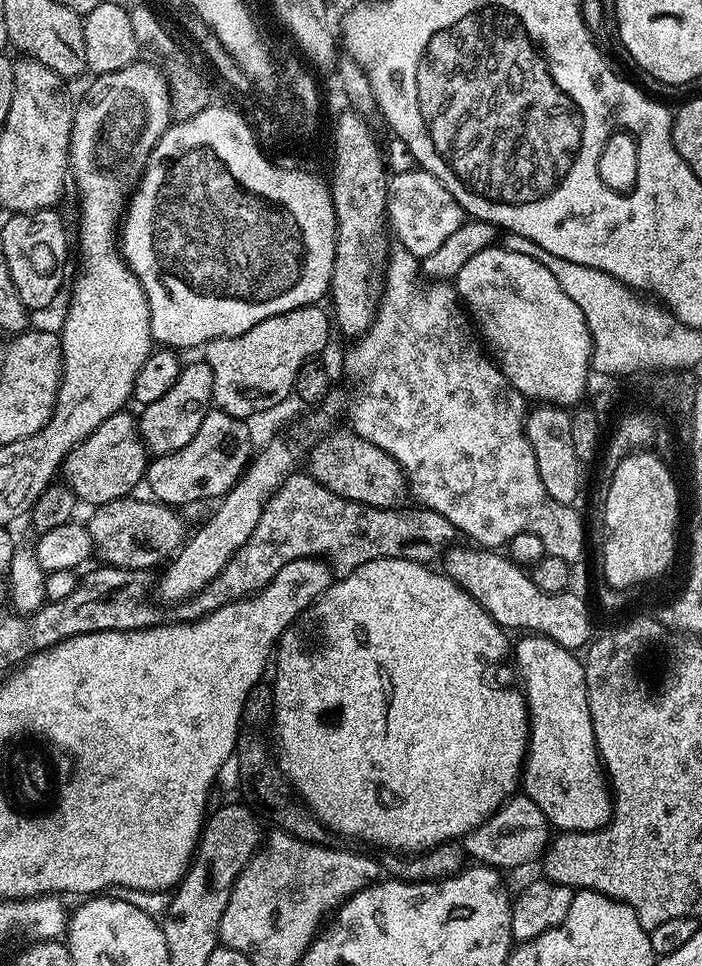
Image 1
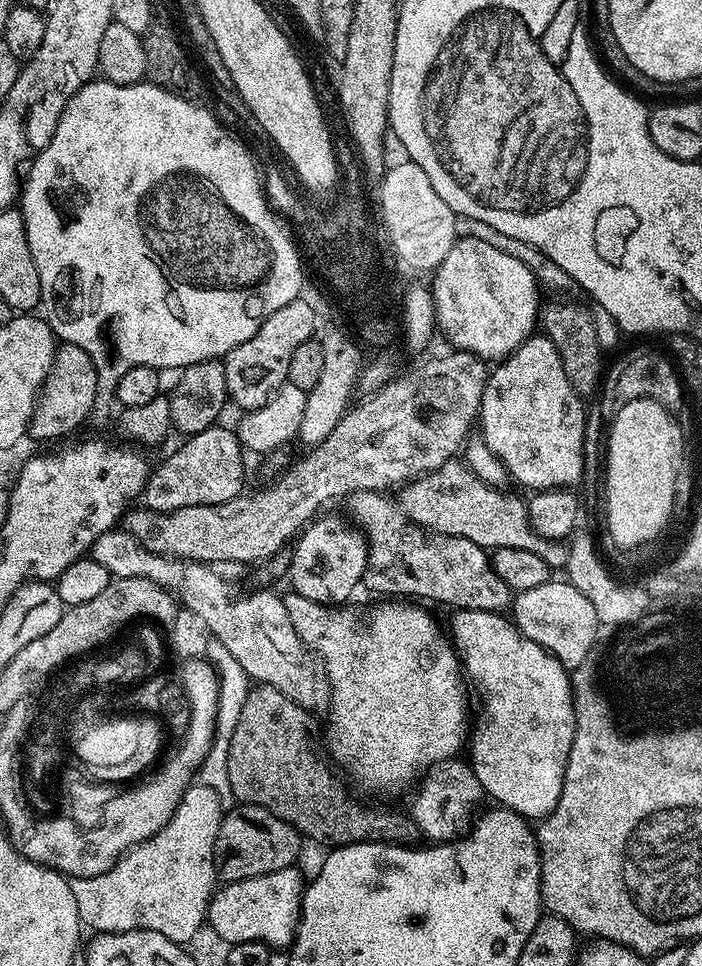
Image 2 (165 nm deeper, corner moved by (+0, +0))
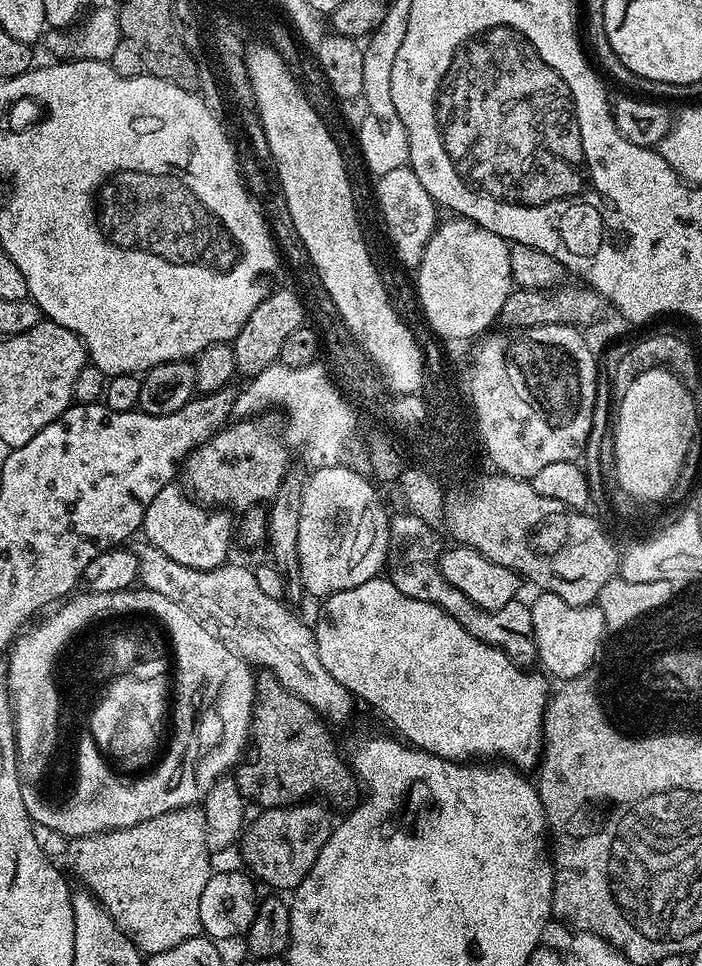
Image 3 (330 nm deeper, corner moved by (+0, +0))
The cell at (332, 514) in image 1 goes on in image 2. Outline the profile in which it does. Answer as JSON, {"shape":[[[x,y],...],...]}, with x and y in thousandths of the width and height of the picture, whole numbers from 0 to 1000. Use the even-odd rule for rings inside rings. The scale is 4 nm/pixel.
{"shape":[[[503,509],[493,518],[493,522],[501,525],[500,537],[524,561],[524,585],[516,601],[520,610],[524,608],[530,613],[543,613],[547,616],[543,618],[547,619],[591,619],[598,623],[617,621],[621,625],[640,625],[640,630],[644,631],[668,629],[717,635],[728,626],[732,613],[705,593],[697,572],[691,568],[670,561],[670,557],[637,555],[595,546],[588,538],[583,538],[563,517],[551,518],[550,514],[547,509]]]}

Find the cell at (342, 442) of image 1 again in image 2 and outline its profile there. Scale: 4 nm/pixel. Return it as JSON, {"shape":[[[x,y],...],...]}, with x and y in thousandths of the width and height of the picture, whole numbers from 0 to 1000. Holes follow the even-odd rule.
{"shape":[[[641,475],[623,488],[594,493],[568,506],[567,521],[583,538],[613,551],[670,557],[670,561],[691,569],[715,566],[755,569],[786,590],[802,589],[808,585],[809,563],[779,559],[761,551],[752,539],[752,524],[745,517],[739,518],[729,509],[718,509],[724,507],[717,504],[687,499],[687,495],[667,486],[665,479],[655,477],[654,480],[652,477]]]}

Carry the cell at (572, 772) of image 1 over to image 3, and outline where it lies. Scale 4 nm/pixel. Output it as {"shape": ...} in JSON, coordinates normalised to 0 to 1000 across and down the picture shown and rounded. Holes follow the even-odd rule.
{"shape":[[[551,598],[519,600],[516,607],[479,613],[474,617],[466,618],[460,625],[462,635],[457,636],[456,643],[447,646],[453,681],[459,681],[459,689],[464,689],[470,702],[476,702],[476,706],[487,706],[487,710],[493,710],[493,714],[501,717],[509,726],[520,725],[527,732],[537,733],[571,758],[568,761],[585,773],[651,789],[684,789],[691,785],[711,785],[736,797],[762,796],[768,792],[775,773],[775,737],[781,734],[783,711],[781,712],[779,706],[761,696],[762,694],[748,694],[731,686],[729,680],[724,679],[718,672],[684,664],[624,627],[595,623],[573,615],[573,611],[567,611],[567,607],[561,607]]]}

